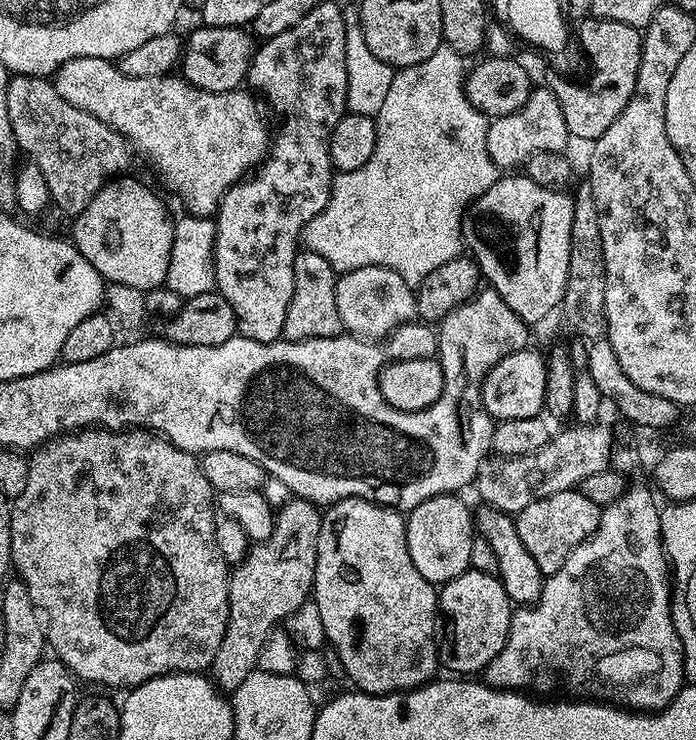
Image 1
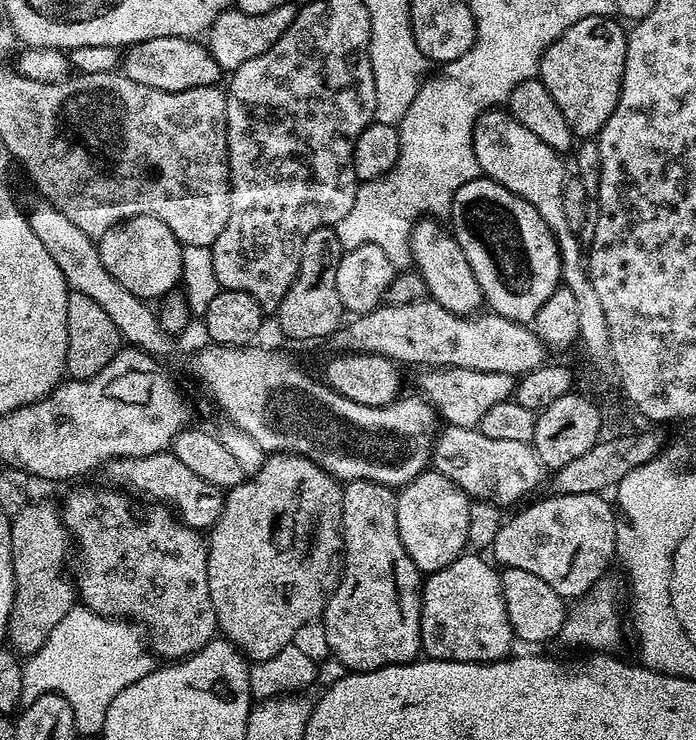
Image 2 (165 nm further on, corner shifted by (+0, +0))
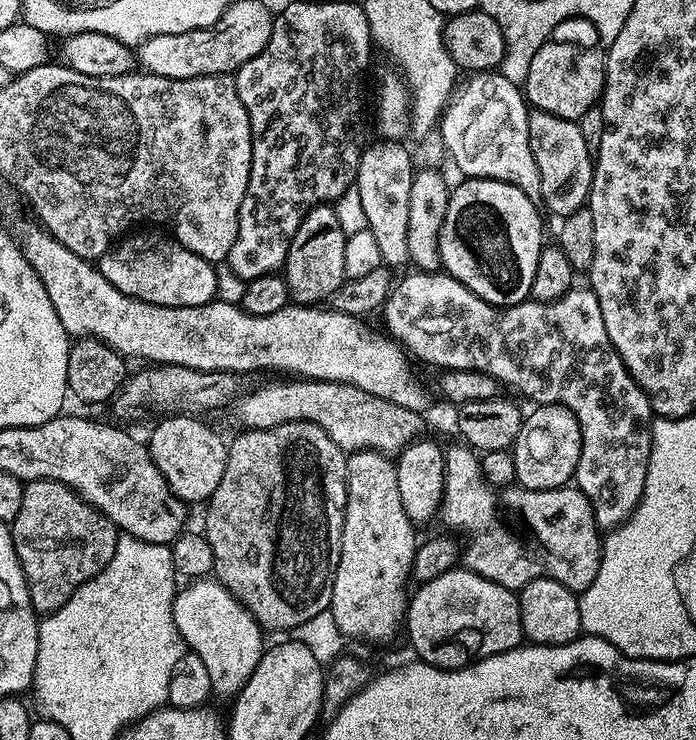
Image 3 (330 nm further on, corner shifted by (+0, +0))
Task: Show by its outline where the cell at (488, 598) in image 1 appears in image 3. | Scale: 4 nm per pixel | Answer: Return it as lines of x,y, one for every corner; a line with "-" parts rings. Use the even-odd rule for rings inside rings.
467,566
451,568
446,574
438,574
438,578
423,581
419,587
416,593
411,593
408,601
406,632
408,628
408,640
423,663
436,668
464,668
476,660
521,647
525,634
522,630
520,597
513,589
490,582

